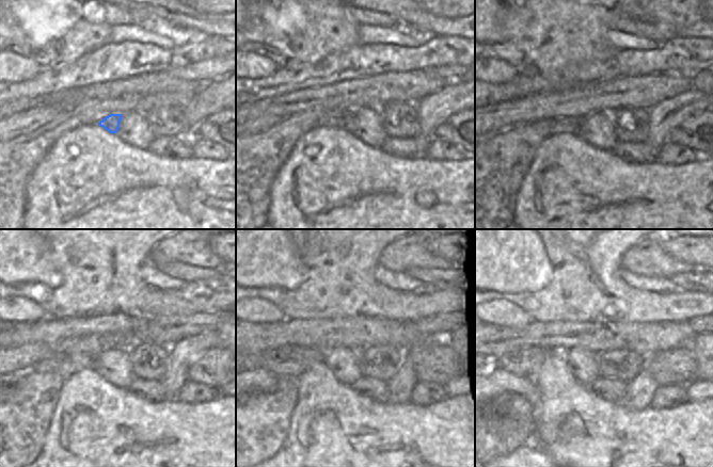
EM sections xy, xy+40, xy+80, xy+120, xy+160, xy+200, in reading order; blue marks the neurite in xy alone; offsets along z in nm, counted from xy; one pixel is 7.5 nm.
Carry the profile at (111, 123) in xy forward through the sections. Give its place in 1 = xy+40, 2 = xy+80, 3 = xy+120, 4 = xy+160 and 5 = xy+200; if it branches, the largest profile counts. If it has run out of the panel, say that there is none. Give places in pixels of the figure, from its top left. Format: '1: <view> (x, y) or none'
1: xy+40 (341, 124)
2: xy+80 (561, 125)
3: xy+120 (66, 365)
4: xy+160 (286, 360)
5: xy+200 (527, 361)

